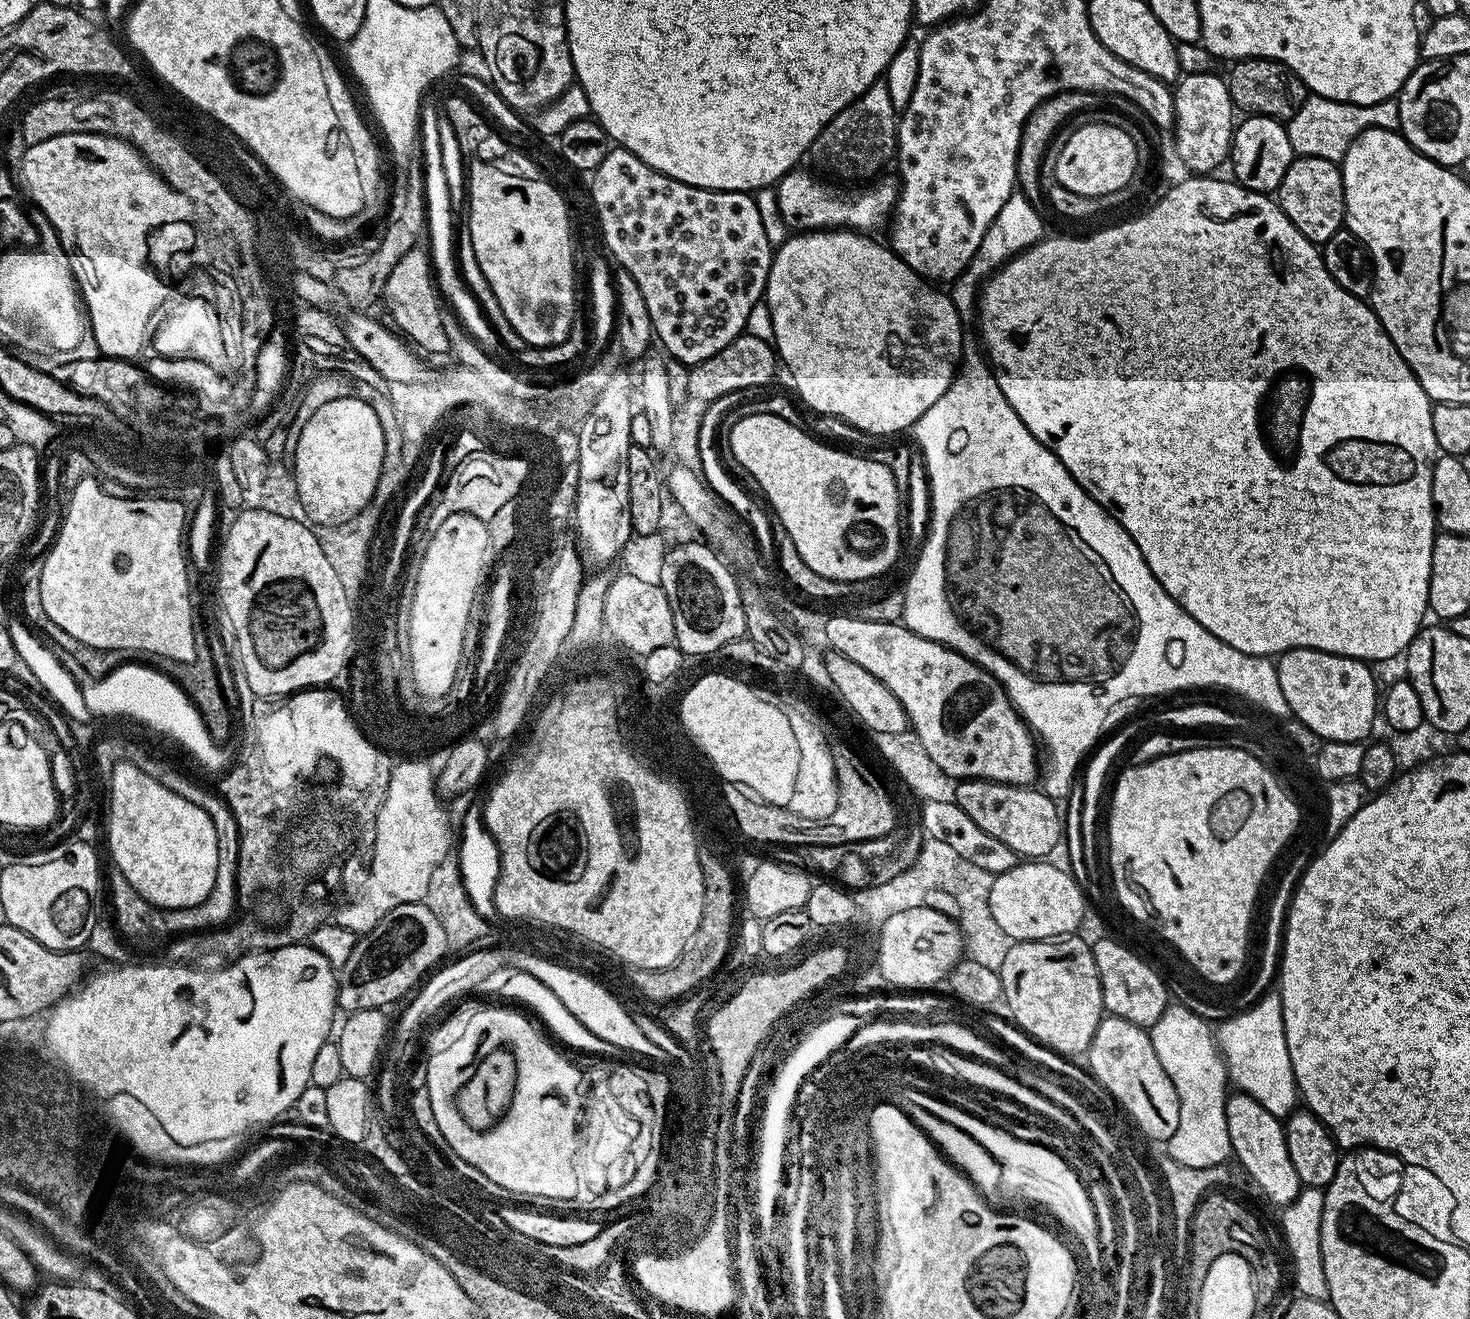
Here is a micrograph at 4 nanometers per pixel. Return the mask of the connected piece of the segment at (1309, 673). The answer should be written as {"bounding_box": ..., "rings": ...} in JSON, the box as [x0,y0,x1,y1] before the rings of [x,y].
{"bounding_box":[1275,648,1378,742],"rings":[[[1292,648],[1275,661],[1278,686],[1286,694],[1288,711],[1305,724],[1313,737],[1324,742],[1364,742],[1372,736],[1372,723],[1378,719],[1378,688],[1367,663],[1349,656],[1335,656],[1317,648]]]}

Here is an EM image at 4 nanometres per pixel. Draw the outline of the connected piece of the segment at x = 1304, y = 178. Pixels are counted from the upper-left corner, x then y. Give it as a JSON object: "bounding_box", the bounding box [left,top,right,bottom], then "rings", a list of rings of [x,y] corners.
{"bounding_box":[1274,156,1344,246],"rings":[[[1296,156],[1274,193],[1280,208],[1297,230],[1317,246],[1322,246],[1344,222],[1344,174],[1335,160]]]}

